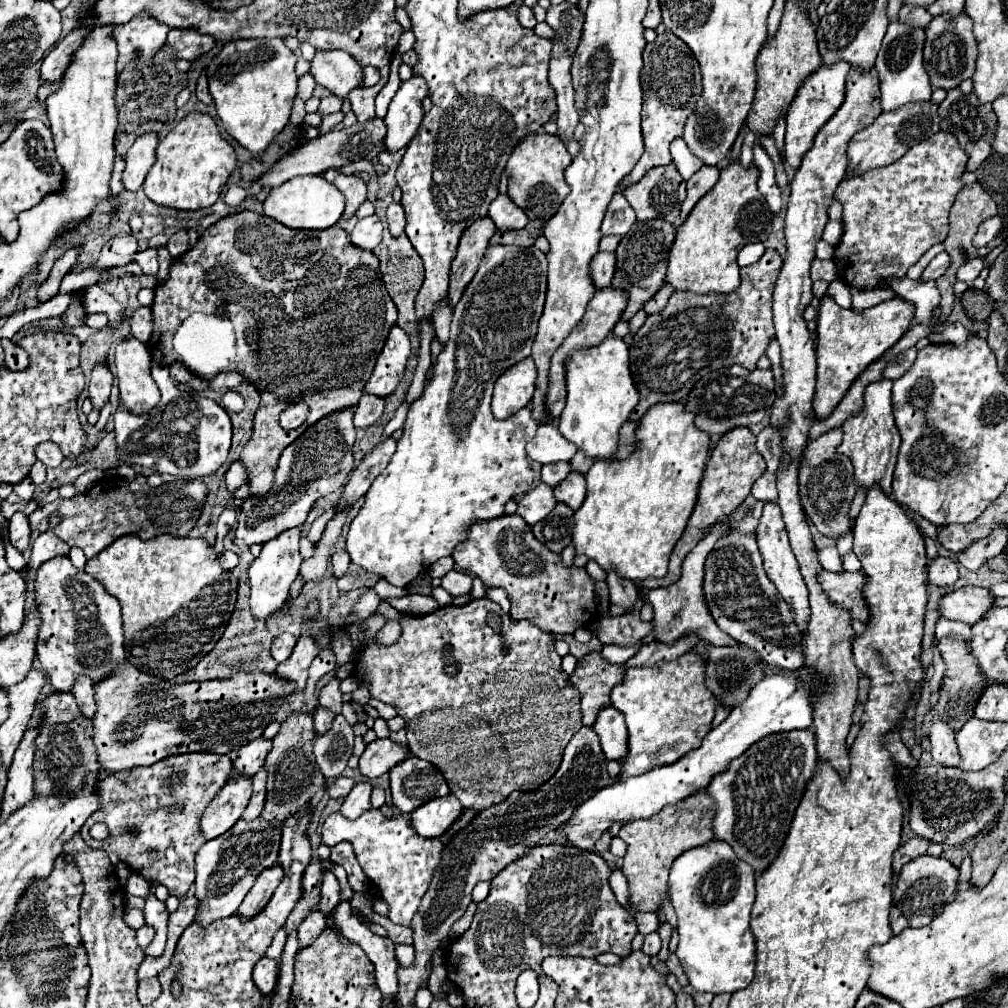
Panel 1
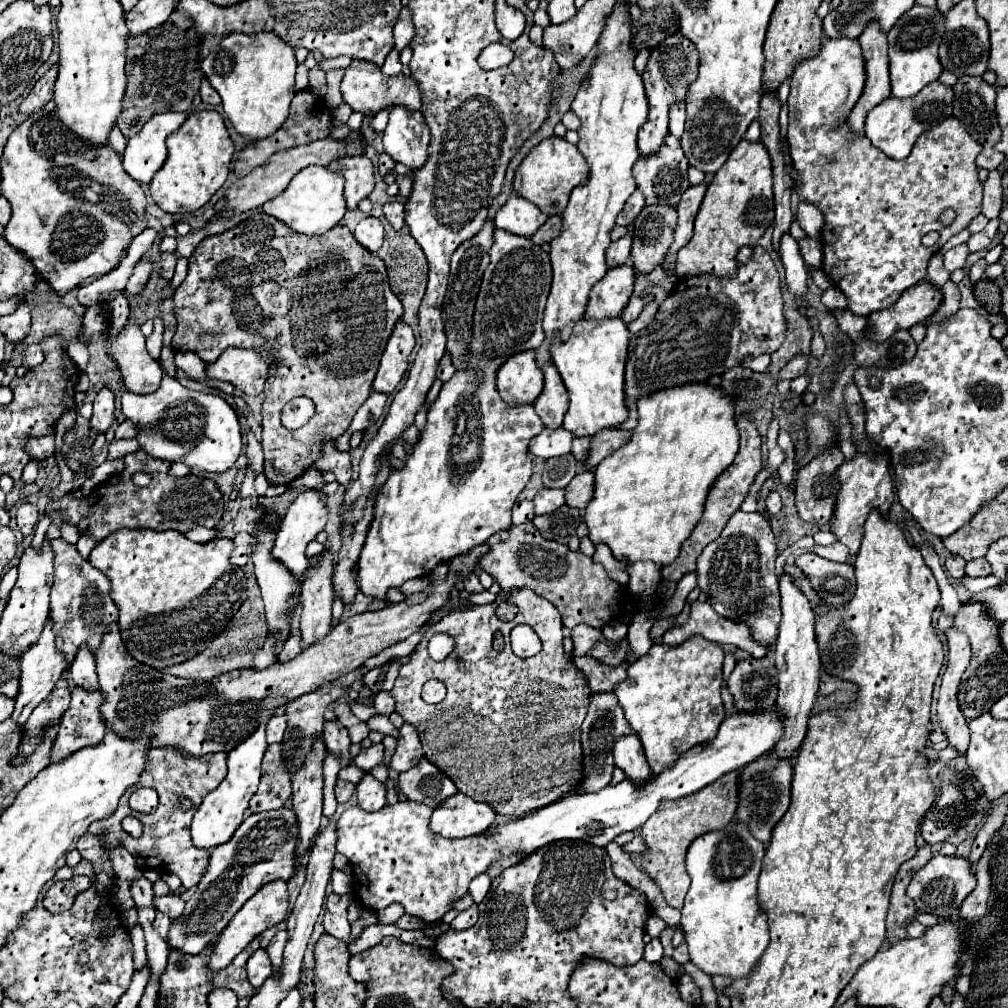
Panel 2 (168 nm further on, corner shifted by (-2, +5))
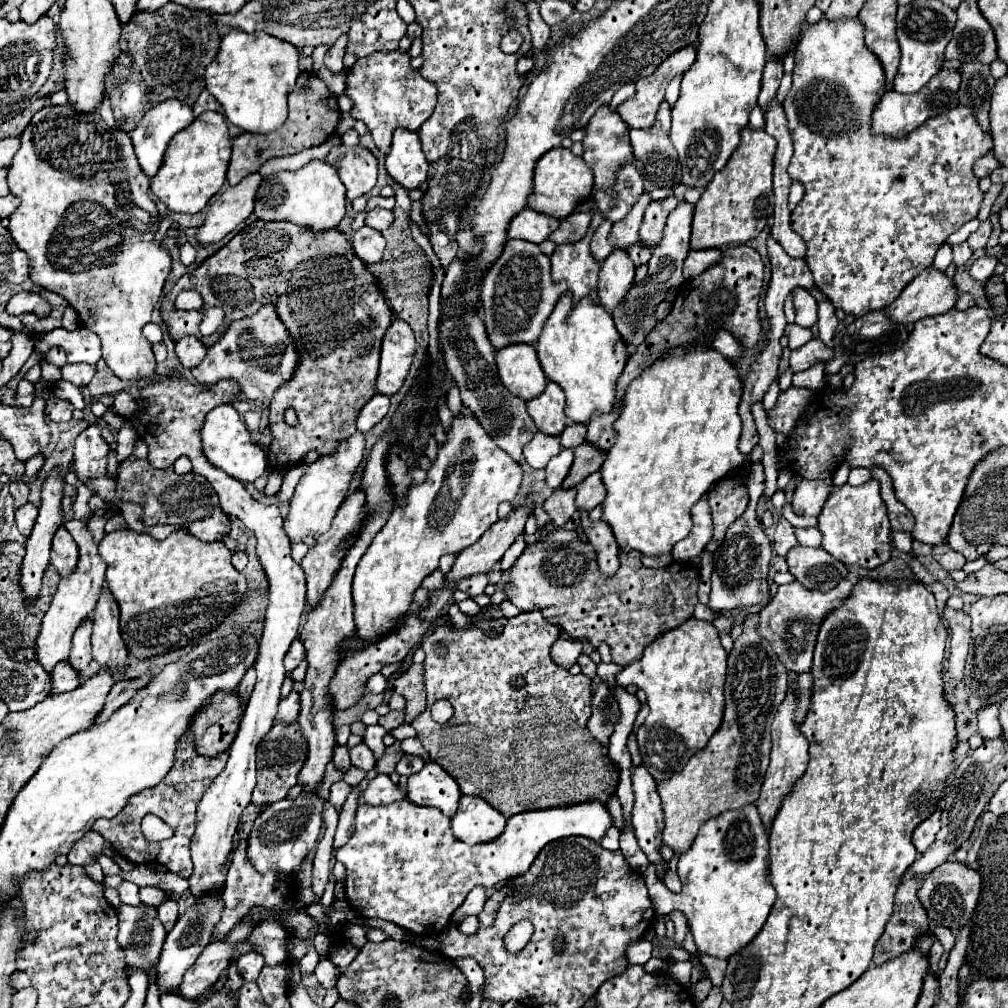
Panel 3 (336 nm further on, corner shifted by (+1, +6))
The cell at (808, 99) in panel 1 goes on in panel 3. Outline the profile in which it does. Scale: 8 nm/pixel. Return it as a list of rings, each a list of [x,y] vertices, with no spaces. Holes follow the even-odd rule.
[[[823,17],[819,23],[811,25],[807,31],[803,31],[801,41],[795,49],[793,87],[791,87],[791,91],[789,91],[789,95],[785,97],[785,103],[783,103],[787,121],[789,121],[793,147],[795,147],[795,153],[793,153],[793,159],[791,159],[791,165],[789,165],[787,171],[789,171],[789,177],[793,181],[803,183],[803,187],[805,187],[805,195],[803,195],[801,203],[791,213],[791,227],[807,243],[805,261],[807,261],[807,265],[813,273],[815,285],[829,297],[829,301],[837,309],[843,309],[847,315],[853,315],[853,317],[861,317],[869,311],[879,311],[879,309],[887,307],[889,303],[893,303],[901,295],[905,285],[911,283],[921,271],[925,271],[933,263],[935,251],[945,243],[945,239],[953,231],[957,231],[963,223],[977,217],[981,201],[983,201],[983,191],[979,189],[979,179],[973,173],[973,163],[993,147],[991,135],[983,133],[983,129],[977,125],[971,109],[967,109],[963,105],[951,109],[947,115],[933,117],[931,121],[927,121],[927,125],[917,127],[915,131],[911,131],[903,139],[873,137],[869,127],[871,127],[871,113],[873,113],[875,105],[879,103],[879,89],[883,89],[883,69],[879,69],[879,59],[867,49],[865,41],[863,41],[863,25],[859,25],[859,19],[857,21],[841,21],[839,25],[831,25],[831,21],[827,21]]]

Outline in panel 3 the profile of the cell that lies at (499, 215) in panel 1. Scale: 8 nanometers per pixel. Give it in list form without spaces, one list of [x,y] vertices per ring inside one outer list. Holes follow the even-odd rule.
[[[527,207],[511,219],[511,223],[507,227],[507,235],[529,241],[529,243],[541,243],[557,227],[559,227],[559,219],[549,217],[545,213],[535,213],[533,209]]]

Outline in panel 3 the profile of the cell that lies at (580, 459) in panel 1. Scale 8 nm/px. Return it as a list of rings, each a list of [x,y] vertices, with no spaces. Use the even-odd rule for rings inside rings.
[[[573,423],[573,425],[565,427],[559,437],[561,437],[563,447],[575,449],[577,445],[581,445],[585,441],[585,425],[583,423]]]

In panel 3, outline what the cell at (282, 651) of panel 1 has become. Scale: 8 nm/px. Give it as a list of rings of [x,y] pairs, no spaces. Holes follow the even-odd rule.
[[[295,639],[295,641],[291,643],[287,655],[285,655],[285,669],[291,673],[291,671],[301,663],[303,657],[305,657],[305,647],[303,647],[303,643],[301,643],[299,639]]]

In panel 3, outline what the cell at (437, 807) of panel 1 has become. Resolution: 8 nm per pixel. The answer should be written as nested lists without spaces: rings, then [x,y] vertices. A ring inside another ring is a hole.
[[[463,795],[457,813],[451,817],[451,831],[455,839],[475,845],[499,837],[505,823],[507,819],[481,797]]]

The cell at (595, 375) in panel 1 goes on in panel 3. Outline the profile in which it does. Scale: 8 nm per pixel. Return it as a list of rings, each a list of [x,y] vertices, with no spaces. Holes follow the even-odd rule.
[[[565,293],[547,319],[535,349],[545,375],[559,383],[567,397],[565,415],[569,423],[587,423],[595,411],[611,413],[615,385],[627,361],[627,343],[619,337],[611,313],[587,297],[575,305],[571,295]]]

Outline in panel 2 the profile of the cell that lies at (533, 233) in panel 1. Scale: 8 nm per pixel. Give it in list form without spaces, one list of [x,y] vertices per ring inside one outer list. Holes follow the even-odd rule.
[[[550,216],[548,222],[530,238],[534,244],[544,244],[544,242],[552,242],[554,236],[558,236],[562,230],[562,218],[560,216]]]

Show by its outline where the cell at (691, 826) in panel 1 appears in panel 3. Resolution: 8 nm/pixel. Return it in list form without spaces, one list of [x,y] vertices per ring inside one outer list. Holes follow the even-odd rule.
[[[755,617],[743,627],[743,633],[735,639],[733,651],[729,653],[729,669],[727,669],[727,681],[725,681],[725,715],[719,731],[709,739],[707,747],[695,753],[683,771],[675,773],[675,777],[667,781],[657,783],[657,791],[661,797],[663,807],[663,831],[661,839],[663,845],[671,847],[675,855],[685,853],[699,827],[713,817],[719,817],[723,811],[733,811],[739,807],[745,807],[749,803],[755,803],[759,797],[759,789],[763,783],[763,773],[769,765],[769,751],[771,751],[771,721],[777,713],[779,701],[783,701],[783,693],[787,691],[787,669],[785,665],[775,657],[775,651],[759,633],[755,633]]]

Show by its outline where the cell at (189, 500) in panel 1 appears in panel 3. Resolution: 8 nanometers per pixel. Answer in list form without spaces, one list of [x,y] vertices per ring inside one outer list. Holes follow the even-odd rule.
[[[127,457],[119,463],[117,479],[115,479],[115,493],[121,501],[139,503],[143,507],[143,525],[179,525],[187,527],[191,535],[201,541],[219,541],[231,529],[229,517],[221,511],[217,493],[211,489],[211,483],[197,475],[177,475],[173,467],[155,469],[149,459],[135,459]]]

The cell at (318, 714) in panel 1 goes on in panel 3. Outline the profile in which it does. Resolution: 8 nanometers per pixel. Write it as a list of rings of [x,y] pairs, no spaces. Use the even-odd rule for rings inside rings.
[[[335,745],[333,749],[333,765],[339,769],[339,771],[347,771],[351,767],[351,761],[349,761],[349,749],[345,745]]]

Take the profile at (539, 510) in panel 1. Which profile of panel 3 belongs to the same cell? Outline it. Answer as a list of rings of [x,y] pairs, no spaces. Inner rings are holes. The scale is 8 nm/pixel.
[[[555,489],[549,499],[543,503],[545,513],[551,517],[555,527],[561,527],[571,519],[571,515],[577,511],[575,507],[575,489]]]

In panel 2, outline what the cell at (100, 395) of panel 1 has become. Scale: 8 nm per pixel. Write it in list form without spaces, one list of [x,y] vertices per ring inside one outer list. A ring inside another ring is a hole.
[[[102,388],[94,400],[90,428],[100,434],[106,434],[112,422],[114,422],[114,392],[110,388]]]

